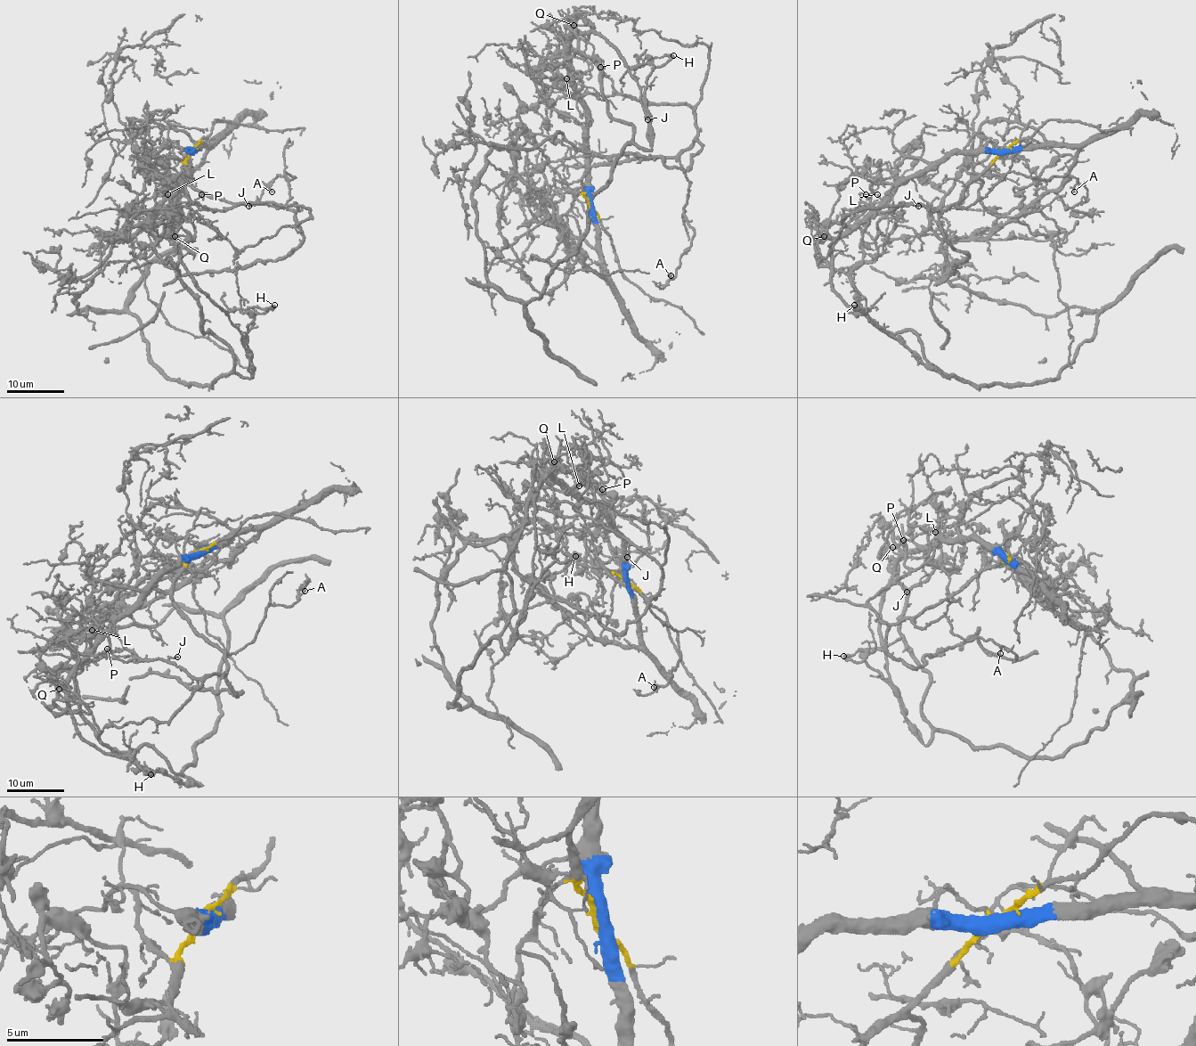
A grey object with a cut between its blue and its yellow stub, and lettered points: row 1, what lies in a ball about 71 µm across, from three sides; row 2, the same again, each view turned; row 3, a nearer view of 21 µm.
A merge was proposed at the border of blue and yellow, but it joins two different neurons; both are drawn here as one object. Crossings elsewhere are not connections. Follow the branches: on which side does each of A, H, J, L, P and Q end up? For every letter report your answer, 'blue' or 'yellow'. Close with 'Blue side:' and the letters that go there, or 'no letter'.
A: yellow
H: blue
J: yellow
L: blue
P: yellow
Q: blue
Blue side: H, L, Q

